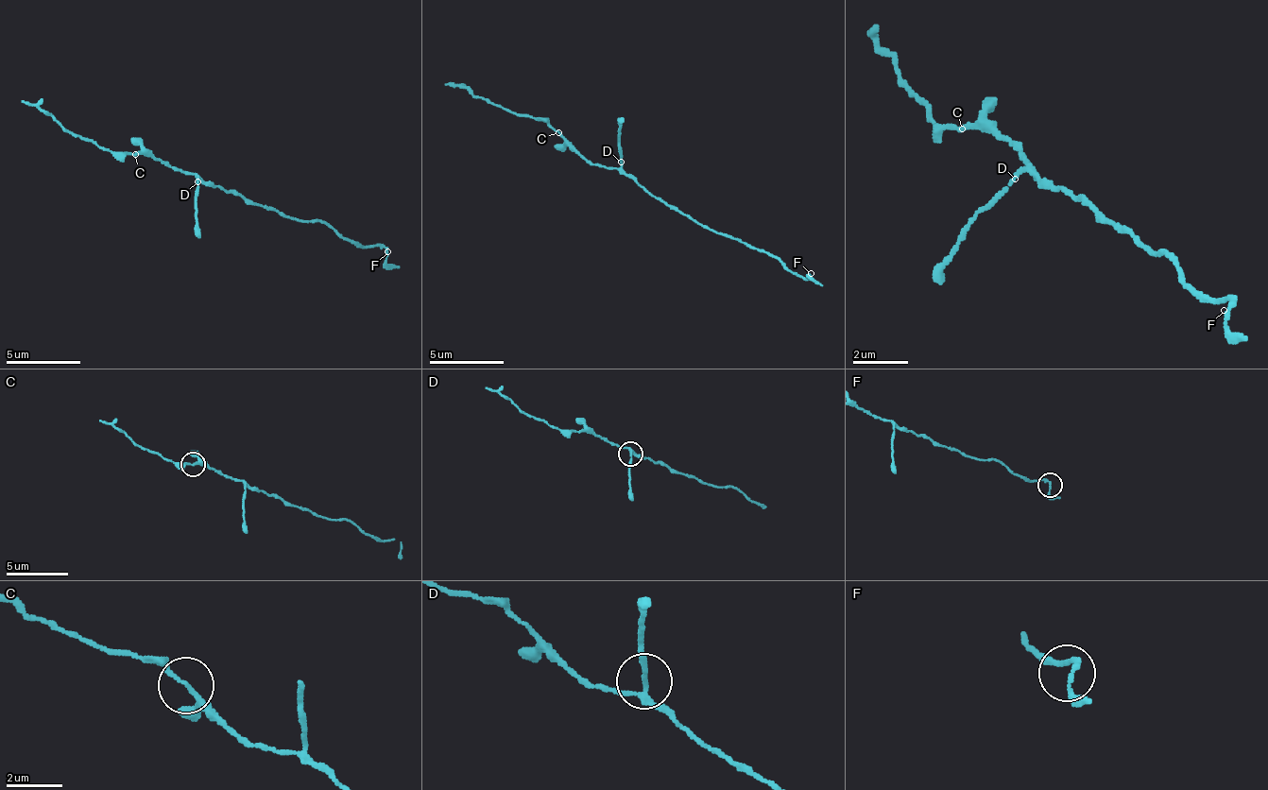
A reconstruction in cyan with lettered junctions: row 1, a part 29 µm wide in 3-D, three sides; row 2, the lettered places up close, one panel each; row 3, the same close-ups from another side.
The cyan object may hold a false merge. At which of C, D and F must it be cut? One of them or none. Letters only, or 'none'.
none

